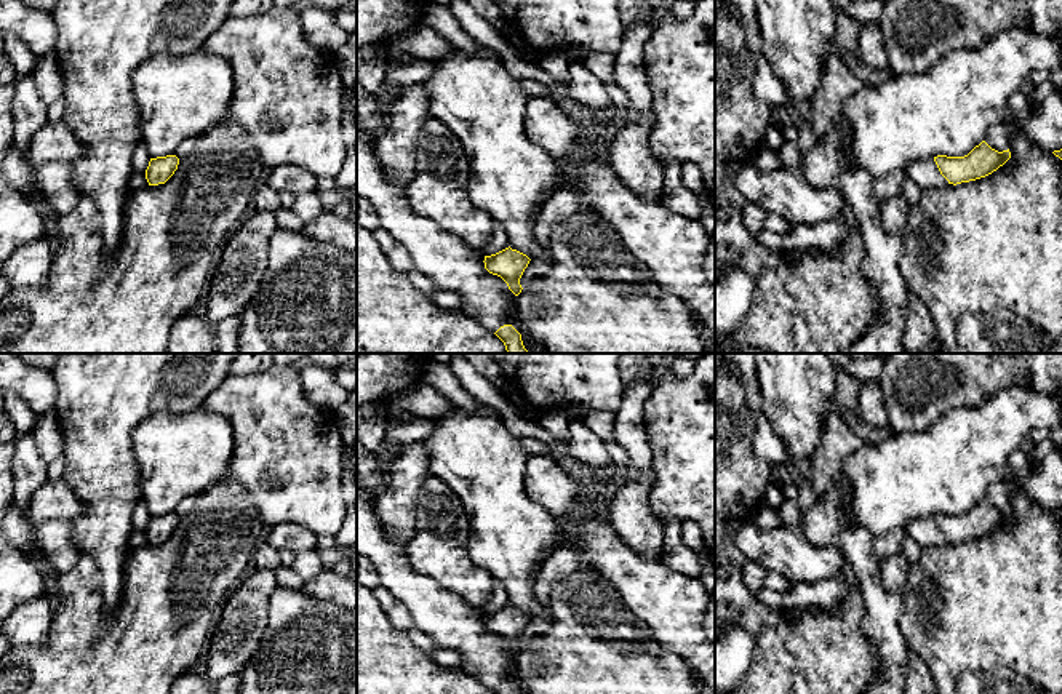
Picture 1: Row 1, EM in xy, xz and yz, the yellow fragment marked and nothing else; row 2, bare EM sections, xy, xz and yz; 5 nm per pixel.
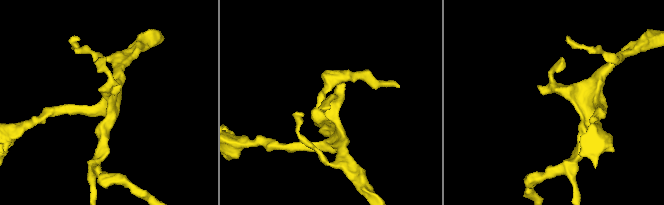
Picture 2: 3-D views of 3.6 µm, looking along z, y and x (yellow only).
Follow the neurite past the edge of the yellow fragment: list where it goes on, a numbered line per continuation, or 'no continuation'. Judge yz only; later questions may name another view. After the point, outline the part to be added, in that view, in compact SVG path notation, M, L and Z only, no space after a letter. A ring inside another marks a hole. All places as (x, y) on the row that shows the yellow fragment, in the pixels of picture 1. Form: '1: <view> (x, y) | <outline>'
1: yz (925, 173) | M934 158L913 162L904 171L907 179L916 182L923 190L948 185L948 181L940 174Z

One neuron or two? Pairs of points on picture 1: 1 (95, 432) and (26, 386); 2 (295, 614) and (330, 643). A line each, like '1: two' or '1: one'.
1: two
2: one

